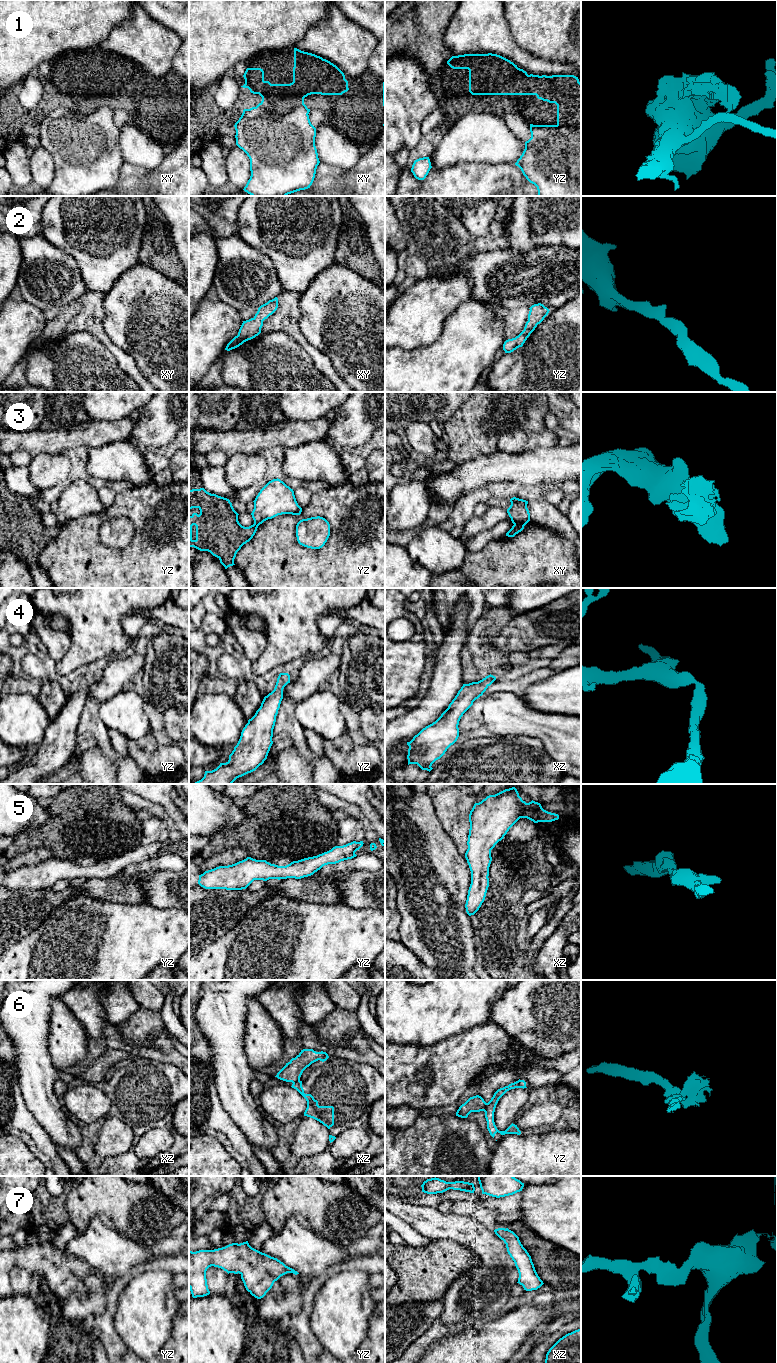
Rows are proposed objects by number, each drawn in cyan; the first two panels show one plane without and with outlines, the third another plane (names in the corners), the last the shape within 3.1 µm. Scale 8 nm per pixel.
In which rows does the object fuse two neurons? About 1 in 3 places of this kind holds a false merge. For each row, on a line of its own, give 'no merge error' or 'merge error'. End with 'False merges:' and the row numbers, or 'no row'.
1: merge error
2: no merge error
3: merge error
4: no merge error
5: no merge error
6: merge error
7: no merge error
False merges: 1, 3, 6

